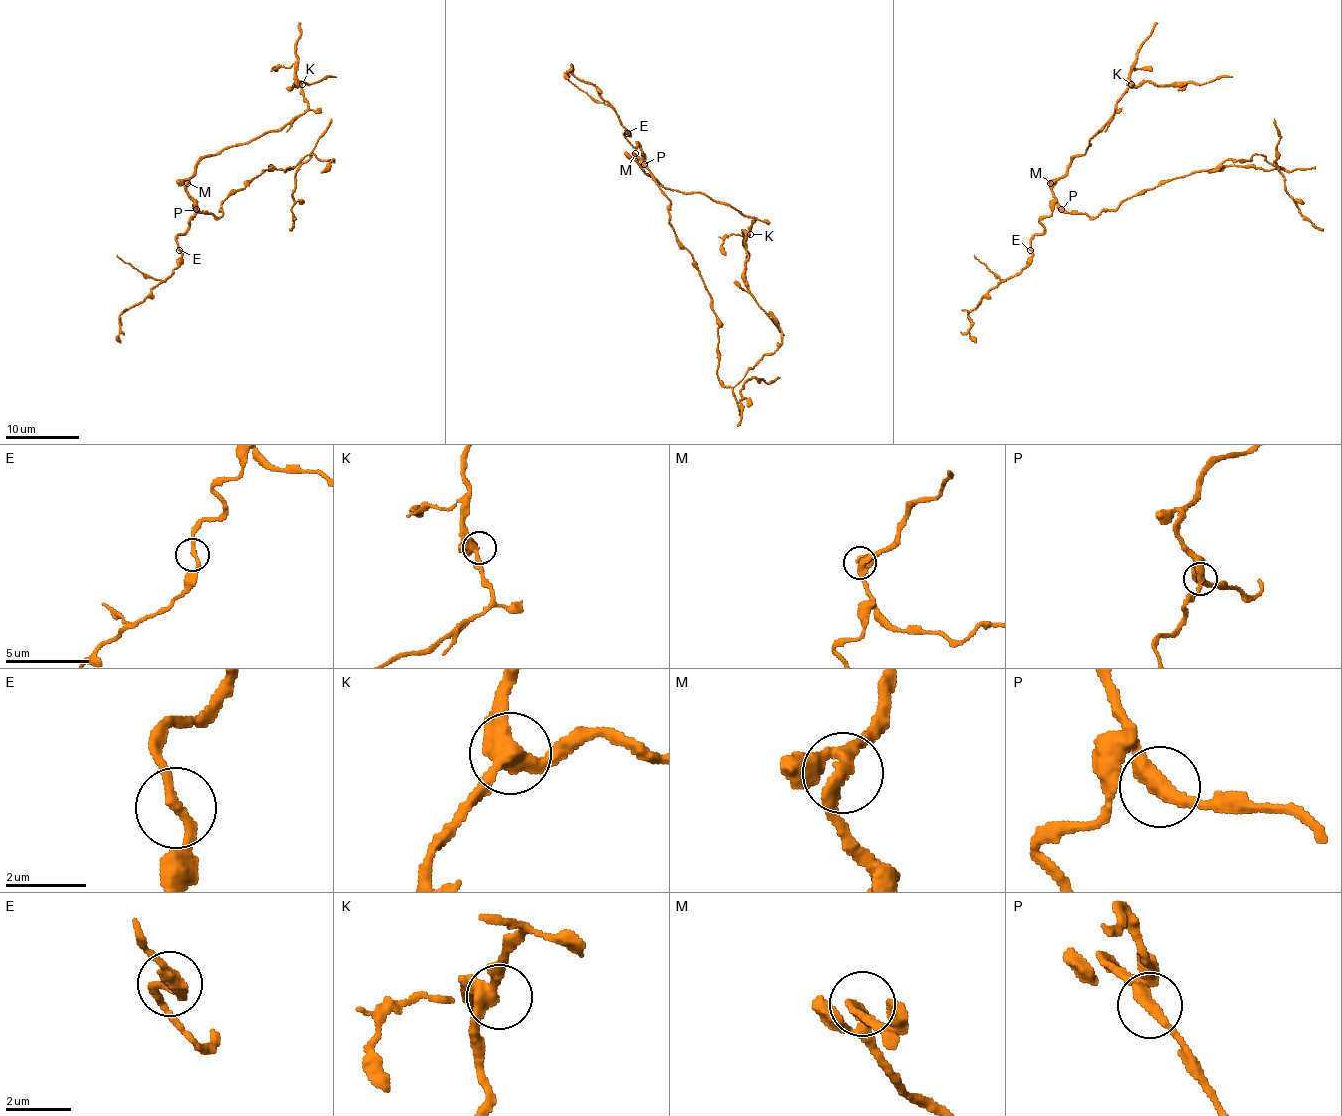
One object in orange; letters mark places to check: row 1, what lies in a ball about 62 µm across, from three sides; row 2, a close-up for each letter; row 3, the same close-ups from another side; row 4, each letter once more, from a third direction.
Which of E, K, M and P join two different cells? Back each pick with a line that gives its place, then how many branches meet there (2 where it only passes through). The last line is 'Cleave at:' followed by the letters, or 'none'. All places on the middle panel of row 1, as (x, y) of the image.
Cleave at: none

